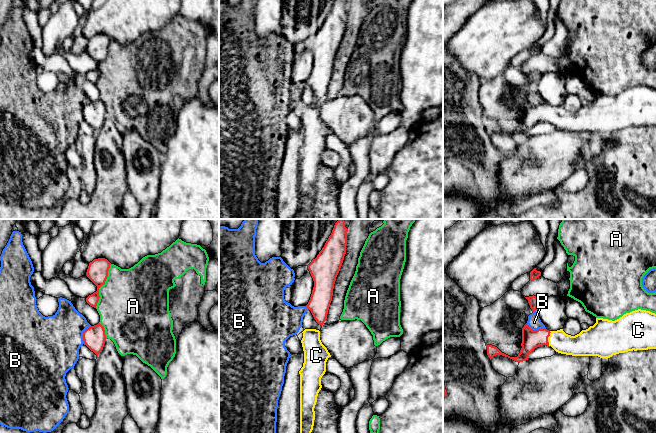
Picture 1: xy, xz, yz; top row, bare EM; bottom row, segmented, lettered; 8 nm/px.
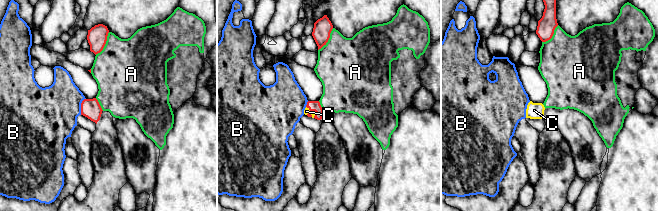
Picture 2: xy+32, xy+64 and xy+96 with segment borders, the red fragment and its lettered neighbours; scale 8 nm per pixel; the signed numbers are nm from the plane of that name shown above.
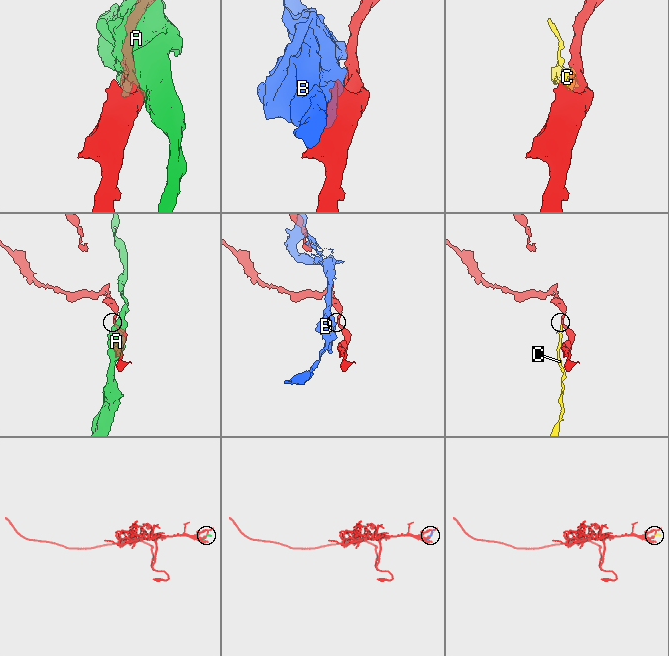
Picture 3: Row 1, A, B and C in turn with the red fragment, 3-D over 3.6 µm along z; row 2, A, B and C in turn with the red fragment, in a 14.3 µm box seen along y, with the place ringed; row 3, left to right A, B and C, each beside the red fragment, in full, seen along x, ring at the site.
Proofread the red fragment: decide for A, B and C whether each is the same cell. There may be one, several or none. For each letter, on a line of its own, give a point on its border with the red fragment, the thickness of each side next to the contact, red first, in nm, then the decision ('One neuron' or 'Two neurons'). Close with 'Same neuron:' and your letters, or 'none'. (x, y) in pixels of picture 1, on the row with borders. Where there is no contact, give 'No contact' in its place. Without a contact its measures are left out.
A: Touches red at xy (101, 285). Thickness 170 nm (red) against 460 nm. Two neurons
B: Touches red at yz (536, 330). Thickness 160 nm (red) against 110 nm. Two neurons
C: Touches red at yz (547, 338). Thickness 160 nm (red) against 170 nm. One neuron
Same neuron: C

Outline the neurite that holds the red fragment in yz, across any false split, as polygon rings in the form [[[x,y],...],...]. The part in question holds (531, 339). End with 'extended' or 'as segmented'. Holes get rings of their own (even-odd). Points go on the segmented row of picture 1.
[[[638,309],[615,321],[596,318],[593,326],[575,336],[566,334],[563,329],[532,330],[526,323],[522,328],[522,348],[517,357],[510,357],[497,347],[486,344],[490,360],[502,355],[519,363],[528,360],[529,354],[543,345],[551,346],[561,354],[600,358],[633,350],[656,349],[656,314]]] | extended

